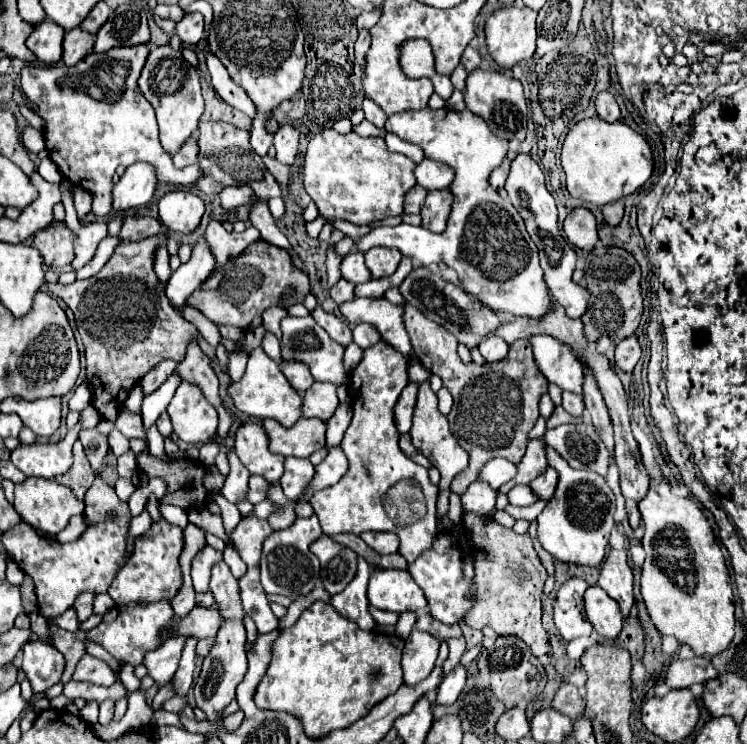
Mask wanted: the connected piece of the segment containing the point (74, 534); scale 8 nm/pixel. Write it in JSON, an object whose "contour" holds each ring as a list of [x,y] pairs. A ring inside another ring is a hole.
{"contour":[[[85,515],[71,517],[68,525],[57,536],[57,540],[64,544],[77,540],[87,529],[87,518]]]}

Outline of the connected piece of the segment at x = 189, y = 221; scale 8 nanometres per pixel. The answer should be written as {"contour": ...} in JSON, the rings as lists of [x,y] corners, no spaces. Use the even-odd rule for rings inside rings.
{"contour":[[[187,190],[167,192],[159,200],[159,218],[165,228],[173,232],[193,232],[203,216],[203,200]]]}

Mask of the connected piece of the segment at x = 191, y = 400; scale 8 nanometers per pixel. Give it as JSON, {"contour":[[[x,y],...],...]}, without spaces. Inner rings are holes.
{"contour":[[[179,384],[169,404],[169,416],[175,436],[183,442],[205,444],[217,438],[219,414],[195,384]]]}

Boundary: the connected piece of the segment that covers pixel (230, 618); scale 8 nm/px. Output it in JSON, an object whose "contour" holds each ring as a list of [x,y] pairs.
{"contour":[[[217,562],[211,574],[211,592],[215,596],[215,602],[221,612],[221,626],[215,636],[215,644],[211,646],[209,656],[203,660],[201,674],[193,686],[195,694],[195,704],[207,714],[209,722],[221,722],[217,720],[217,712],[223,710],[233,698],[235,698],[235,688],[243,680],[247,672],[247,656],[245,656],[245,624],[243,624],[243,606],[239,600],[239,582],[235,576],[231,576],[231,570],[227,568],[225,562]]]}

